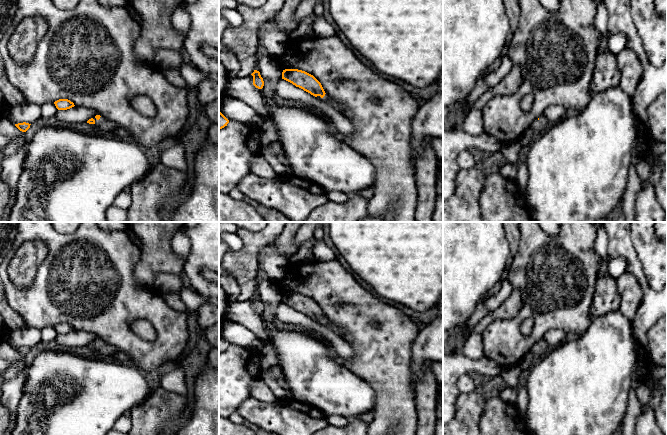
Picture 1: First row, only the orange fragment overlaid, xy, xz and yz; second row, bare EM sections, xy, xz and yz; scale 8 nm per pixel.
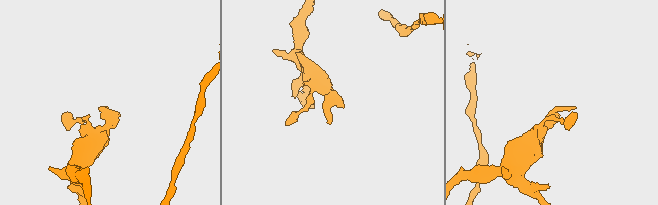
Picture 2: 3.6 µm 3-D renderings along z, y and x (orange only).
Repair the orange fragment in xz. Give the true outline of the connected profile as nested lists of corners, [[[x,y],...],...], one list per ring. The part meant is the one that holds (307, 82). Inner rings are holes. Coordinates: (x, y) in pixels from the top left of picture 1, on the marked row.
[[[285,69],[282,72],[282,79],[292,83],[296,87],[303,89],[315,97],[320,96],[321,100],[328,102],[342,113],[342,105],[335,102],[325,93],[321,83],[313,75],[298,69]]]

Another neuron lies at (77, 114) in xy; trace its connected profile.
[[[75,105],[67,110],[58,110],[55,116],[60,126],[71,126],[75,123],[87,122],[96,115],[99,115],[96,110]]]

